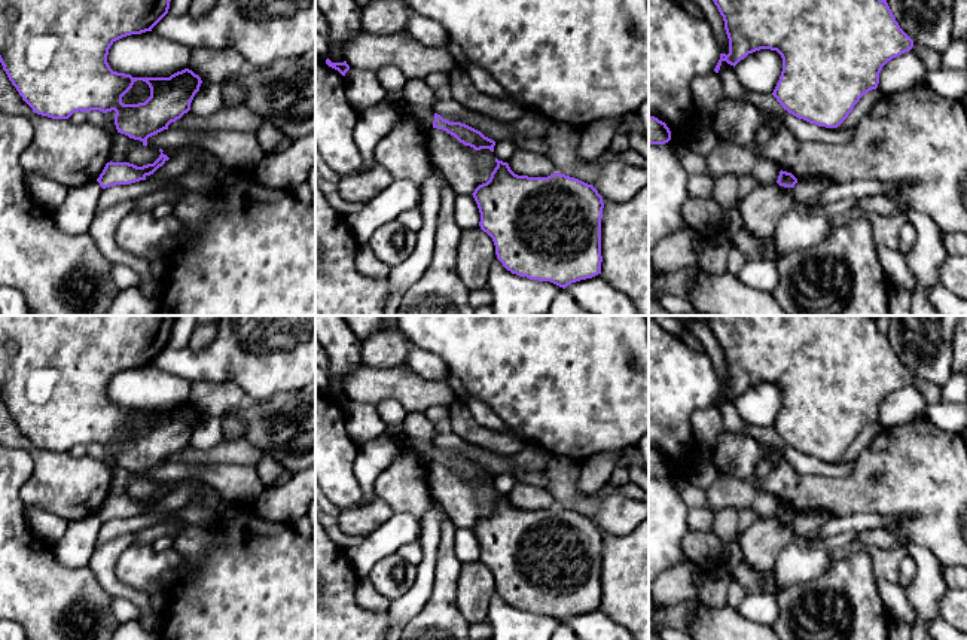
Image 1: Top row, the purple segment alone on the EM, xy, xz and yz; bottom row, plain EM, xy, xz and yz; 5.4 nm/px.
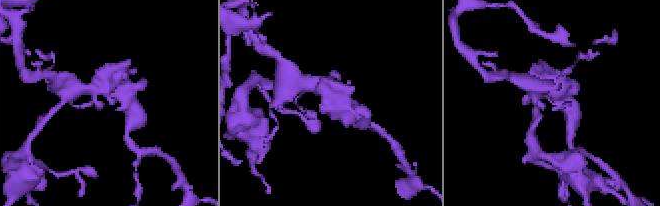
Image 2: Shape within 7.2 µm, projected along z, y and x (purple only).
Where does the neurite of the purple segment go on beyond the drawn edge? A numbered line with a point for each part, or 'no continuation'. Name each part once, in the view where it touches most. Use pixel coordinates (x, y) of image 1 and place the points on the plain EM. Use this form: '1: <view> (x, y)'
no continuation

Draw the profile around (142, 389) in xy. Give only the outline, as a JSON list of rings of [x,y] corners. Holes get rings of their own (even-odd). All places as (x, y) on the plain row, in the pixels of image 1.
[[[153,365],[122,371],[109,383],[113,405],[132,411],[170,411],[189,400],[190,383]]]

